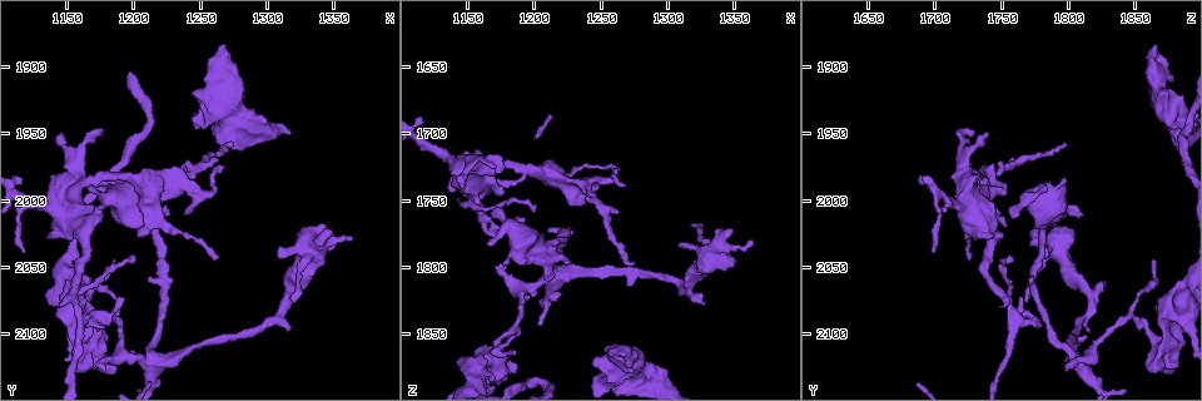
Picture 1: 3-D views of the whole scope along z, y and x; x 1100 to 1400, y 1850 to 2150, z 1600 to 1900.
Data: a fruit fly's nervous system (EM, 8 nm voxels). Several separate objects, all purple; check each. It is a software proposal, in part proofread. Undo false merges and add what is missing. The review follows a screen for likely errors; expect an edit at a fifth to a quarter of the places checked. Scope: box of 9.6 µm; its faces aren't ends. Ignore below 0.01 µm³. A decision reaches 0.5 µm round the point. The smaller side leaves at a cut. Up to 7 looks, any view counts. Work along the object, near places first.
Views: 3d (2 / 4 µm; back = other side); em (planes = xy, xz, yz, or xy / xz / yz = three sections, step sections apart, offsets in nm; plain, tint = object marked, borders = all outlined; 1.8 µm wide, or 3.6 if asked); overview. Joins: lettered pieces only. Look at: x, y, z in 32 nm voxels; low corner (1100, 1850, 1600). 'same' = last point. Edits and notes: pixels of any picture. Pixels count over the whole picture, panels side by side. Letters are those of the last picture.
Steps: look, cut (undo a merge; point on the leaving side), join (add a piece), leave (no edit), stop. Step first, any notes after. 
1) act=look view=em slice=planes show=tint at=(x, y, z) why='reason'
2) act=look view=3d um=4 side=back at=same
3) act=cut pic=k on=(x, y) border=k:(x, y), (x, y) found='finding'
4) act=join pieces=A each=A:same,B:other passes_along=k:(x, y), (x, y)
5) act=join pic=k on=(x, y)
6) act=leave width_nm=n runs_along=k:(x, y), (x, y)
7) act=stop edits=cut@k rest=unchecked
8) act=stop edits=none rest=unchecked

act=look view=em slice=xz step=4 show=tint at=(1346, 2024, 1772) why='free end'

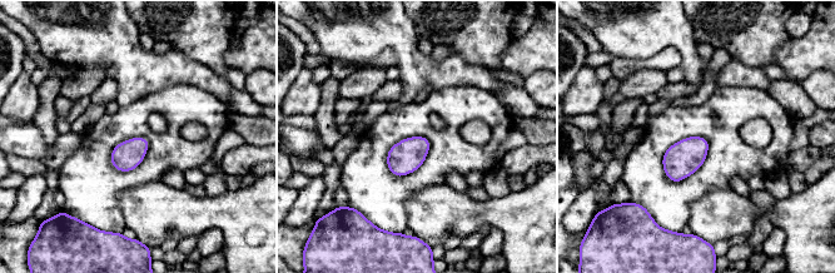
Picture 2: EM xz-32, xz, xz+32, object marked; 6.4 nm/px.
act=look view=em slice=planes show=borders at=same

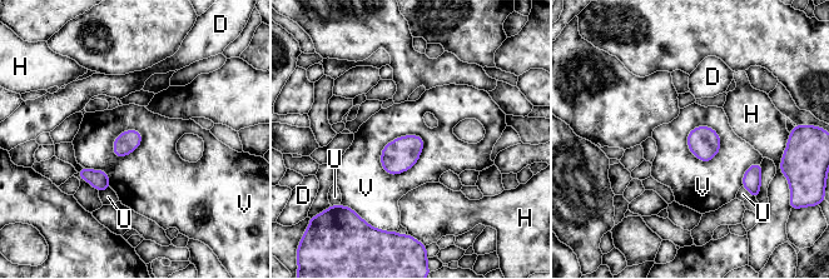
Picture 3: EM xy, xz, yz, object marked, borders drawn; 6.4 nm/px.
act=leave each=D:other,H:other,U:other,V:other border=3:(422, 138), (391, 140), (382, 168) found='no lettered piece goes on from it'

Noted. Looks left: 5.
act=look view=em slice=xy step=8 show=borders at=(1160, 2084, 1758)

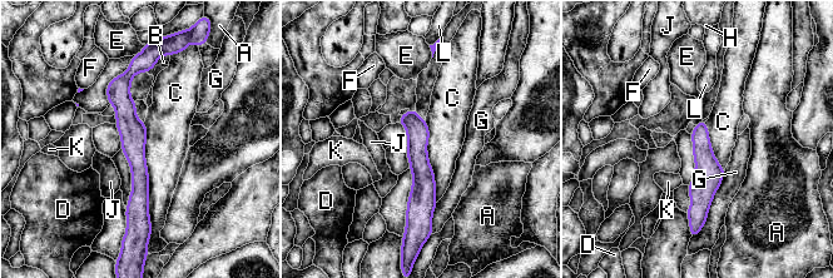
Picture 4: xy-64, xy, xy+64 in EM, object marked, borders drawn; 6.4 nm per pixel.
act=leave each=A:other,B:other,C:other,D:other,E:other,F:other,G:other,H:other,J:other,K:other,L:other runs_along=4:(140, 65), (123, 82), (140, 216) found='continuous, no second cell'

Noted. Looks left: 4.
act=look view=em um=3.6 slice=planes show=borders at=(1270, 1932, 1876) why='sharp bend'

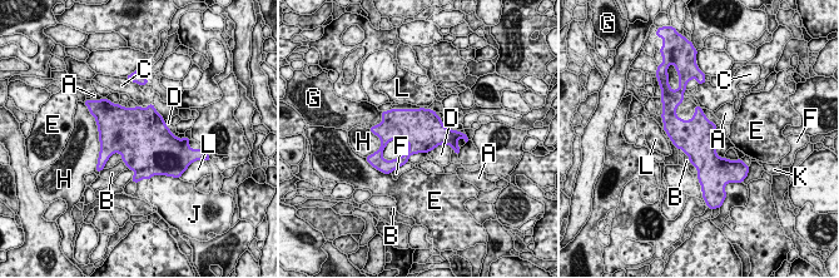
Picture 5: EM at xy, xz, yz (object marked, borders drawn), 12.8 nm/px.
act=leave width_nm=480 each=A:other,B:other,C:other,D:other,E:other,F:other,G:other,H:other,J:other,K:other,L:other found='all the same cell'

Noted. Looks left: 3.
act=stop edits=none rest=unchecked

